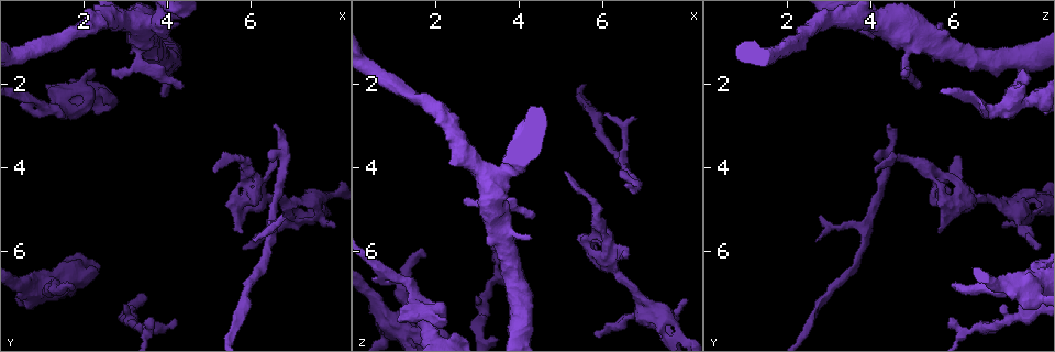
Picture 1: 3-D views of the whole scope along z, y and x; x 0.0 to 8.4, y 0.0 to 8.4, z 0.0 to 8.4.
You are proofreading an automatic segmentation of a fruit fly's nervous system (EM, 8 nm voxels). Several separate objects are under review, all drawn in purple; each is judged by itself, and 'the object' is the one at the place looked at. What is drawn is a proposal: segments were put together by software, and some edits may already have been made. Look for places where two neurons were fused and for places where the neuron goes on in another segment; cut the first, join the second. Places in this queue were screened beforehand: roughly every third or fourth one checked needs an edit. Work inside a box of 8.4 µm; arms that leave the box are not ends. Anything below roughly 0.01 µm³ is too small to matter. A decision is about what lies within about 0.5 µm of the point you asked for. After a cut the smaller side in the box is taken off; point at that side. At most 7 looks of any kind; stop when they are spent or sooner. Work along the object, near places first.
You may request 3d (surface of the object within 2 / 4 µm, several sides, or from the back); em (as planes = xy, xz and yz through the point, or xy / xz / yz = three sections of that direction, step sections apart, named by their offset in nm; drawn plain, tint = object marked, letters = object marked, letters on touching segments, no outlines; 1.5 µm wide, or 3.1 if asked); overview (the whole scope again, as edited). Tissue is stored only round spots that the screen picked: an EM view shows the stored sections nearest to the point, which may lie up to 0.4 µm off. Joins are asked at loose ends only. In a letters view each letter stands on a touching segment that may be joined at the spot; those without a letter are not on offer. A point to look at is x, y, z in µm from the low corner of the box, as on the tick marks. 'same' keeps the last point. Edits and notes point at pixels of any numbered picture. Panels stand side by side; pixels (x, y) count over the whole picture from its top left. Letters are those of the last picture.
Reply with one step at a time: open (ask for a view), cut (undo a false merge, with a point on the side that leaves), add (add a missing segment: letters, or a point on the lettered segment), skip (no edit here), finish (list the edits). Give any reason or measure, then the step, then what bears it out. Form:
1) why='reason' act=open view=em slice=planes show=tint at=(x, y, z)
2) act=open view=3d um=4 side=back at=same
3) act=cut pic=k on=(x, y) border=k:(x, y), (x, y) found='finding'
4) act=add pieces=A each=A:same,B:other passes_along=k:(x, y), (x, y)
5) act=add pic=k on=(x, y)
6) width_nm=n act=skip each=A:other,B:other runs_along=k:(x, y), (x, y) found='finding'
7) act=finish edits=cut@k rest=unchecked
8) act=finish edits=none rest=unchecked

why='free end' act=open view=em slice=yz step=8 show=plain at=(6.60, 3.70, 6.10)

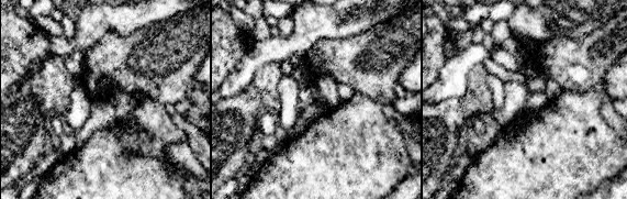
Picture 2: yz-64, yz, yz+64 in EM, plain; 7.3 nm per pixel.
act=open view=em slice=yz step=8 show=letters at=same

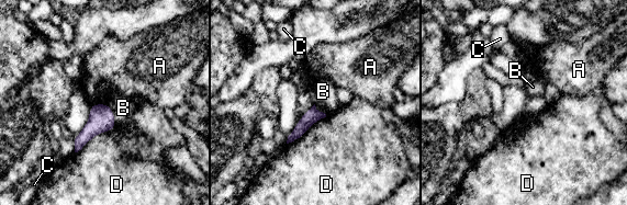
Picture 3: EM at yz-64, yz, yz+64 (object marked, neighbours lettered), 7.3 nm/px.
longest_contact=D:360nm act=skip each=A:other,B:other,C:other,D:other border=3:(107, 104), (112, 111), (115, 126) found='no lettered segment goes on from it'

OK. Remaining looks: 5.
act=open view=em slice=xy step=8 show=letters at=(5.70, 5.50, 5.55)

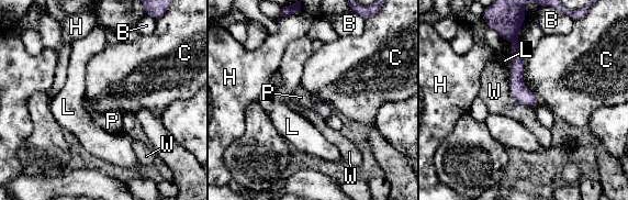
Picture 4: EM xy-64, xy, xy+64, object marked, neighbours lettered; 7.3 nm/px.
act=open view=em slice=planes show=letters at=same

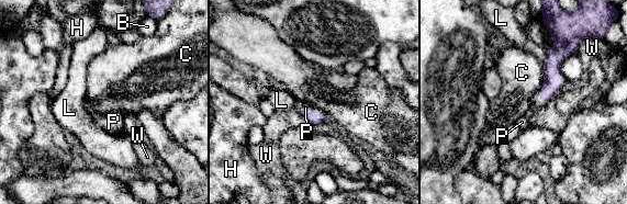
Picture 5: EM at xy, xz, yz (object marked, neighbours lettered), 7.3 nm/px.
act=add pic=5 on=(299, 105) each=B:other,C:other,H:other,L:other,P:same,W:other found='it goes on there'

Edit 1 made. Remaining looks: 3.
why='an open end' act=open view=em slice=planes show=letters at=(3.60, 7.60, 5.90)

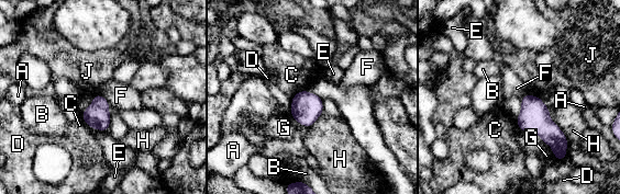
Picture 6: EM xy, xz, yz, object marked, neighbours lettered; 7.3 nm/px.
width_nm=190 act=skip each=A:other,B:other,C:other,D:other,E:other,F:other,G:other,H:other,J:other border=6:(96, 93), (99, 93), (110, 103) found='none of them fits'

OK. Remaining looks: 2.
act=finish edits=add@5 rest=unchecked

